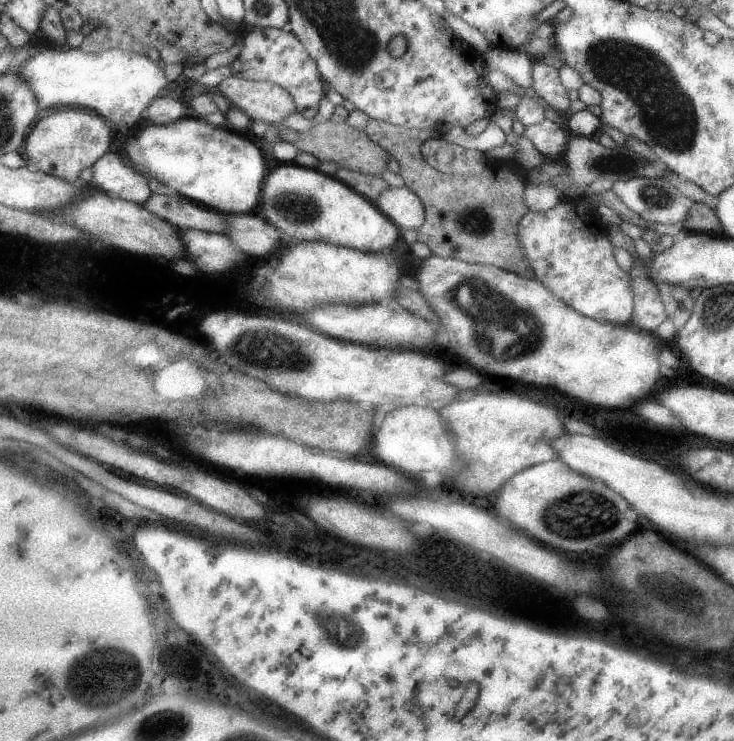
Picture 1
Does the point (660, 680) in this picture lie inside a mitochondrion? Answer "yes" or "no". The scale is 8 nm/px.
no

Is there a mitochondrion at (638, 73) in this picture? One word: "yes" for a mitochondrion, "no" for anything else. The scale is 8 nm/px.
yes

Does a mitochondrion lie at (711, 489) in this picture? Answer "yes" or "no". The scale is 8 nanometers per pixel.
no

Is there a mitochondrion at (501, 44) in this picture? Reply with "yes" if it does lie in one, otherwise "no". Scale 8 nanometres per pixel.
no

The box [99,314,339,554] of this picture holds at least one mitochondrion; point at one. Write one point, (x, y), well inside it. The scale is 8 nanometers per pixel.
(268, 352)

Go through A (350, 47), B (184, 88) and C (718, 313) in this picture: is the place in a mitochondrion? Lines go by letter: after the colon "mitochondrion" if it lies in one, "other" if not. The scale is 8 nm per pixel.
A: mitochondrion
B: other
C: mitochondrion

